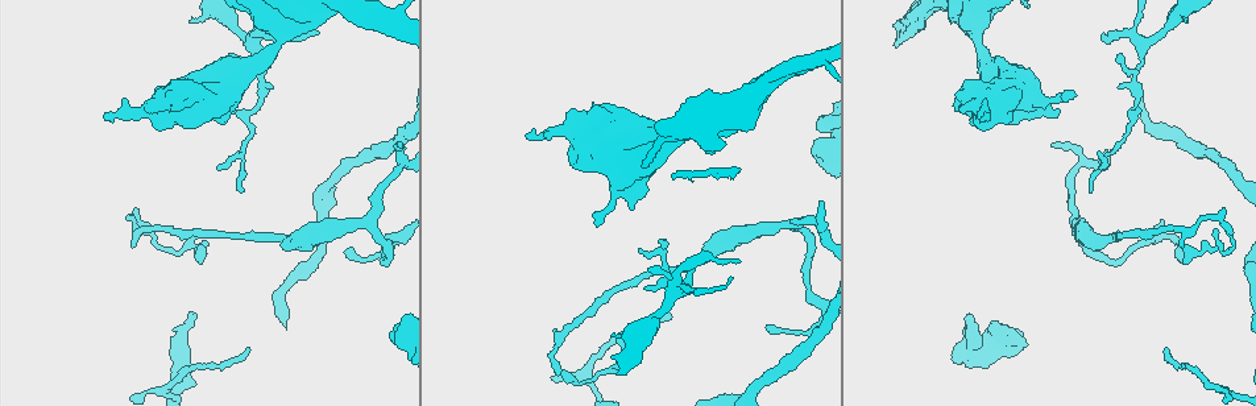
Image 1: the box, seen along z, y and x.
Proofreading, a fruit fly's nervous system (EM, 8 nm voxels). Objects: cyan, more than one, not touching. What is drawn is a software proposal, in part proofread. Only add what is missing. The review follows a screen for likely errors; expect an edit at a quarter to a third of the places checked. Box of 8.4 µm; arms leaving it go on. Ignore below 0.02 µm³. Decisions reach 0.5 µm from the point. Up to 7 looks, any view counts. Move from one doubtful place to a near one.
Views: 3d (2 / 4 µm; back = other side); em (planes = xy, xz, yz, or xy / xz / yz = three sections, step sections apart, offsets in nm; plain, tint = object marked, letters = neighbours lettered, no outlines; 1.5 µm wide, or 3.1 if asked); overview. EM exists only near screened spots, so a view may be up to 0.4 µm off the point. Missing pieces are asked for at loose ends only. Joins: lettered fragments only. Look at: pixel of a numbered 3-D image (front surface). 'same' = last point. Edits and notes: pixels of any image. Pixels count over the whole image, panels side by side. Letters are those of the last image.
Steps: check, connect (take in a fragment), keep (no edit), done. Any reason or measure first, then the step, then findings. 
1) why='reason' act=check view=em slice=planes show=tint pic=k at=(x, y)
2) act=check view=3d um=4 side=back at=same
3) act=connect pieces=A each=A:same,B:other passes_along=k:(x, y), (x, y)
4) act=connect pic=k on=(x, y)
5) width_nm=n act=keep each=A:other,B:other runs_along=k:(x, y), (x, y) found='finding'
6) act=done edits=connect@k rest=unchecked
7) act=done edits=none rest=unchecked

why='tapers out' act=check view=em slice=planes show=letters pic=1 at=(319, 33)

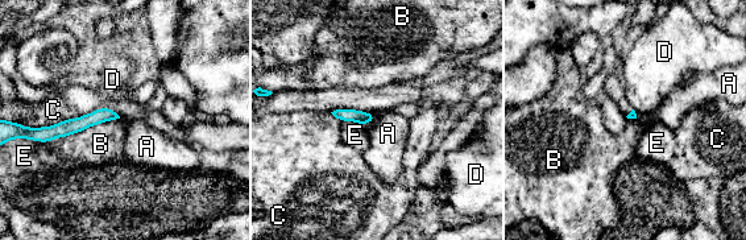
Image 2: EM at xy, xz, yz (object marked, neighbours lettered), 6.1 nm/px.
act=keep each=A:other,B:other,C:other,D:other,E:other runs_along=2:(112, 115), (46, 131) found='none of them fits'

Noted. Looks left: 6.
why='free end' act=check view=em slice=planes show=letters pic=1 at=(1075, 96)

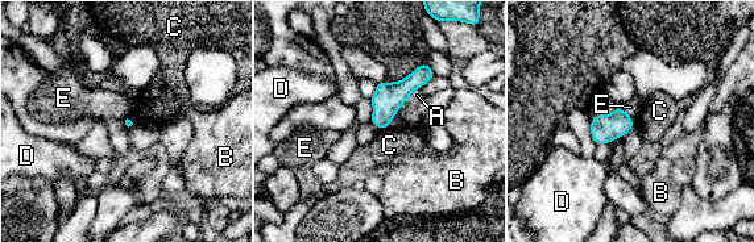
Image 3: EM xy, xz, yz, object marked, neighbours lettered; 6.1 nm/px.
act=keep each=A:other,B:other,C:other,D:other,E:other border=3:(386, 126), (380, 130) found='none of them fits'

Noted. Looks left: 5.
why='an open end' act=check view=3d um=4 pic=1 at=(186, 128)

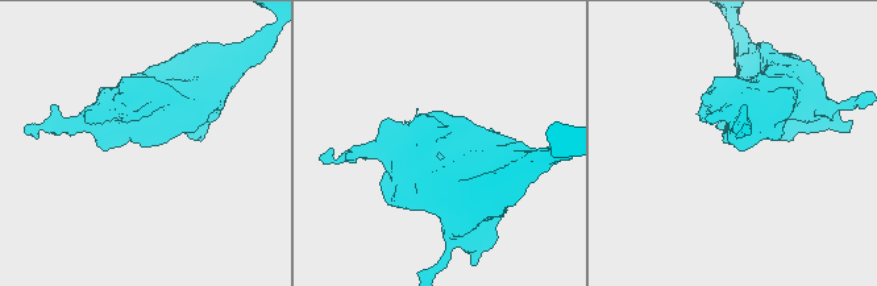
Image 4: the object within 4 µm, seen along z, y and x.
why='now the EM' act=check view=em slice=xz step=4 show=letters pic=4 at=(143, 145)

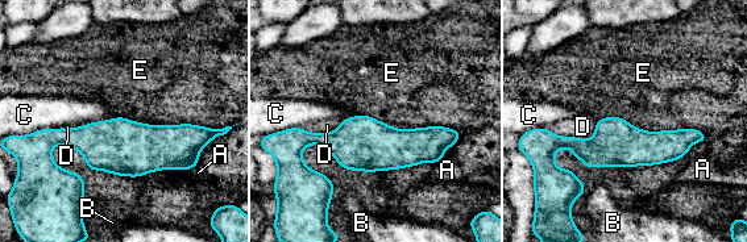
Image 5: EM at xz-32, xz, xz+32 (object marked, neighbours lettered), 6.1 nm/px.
why='another direction' act=check view=em slice=planes show=letters at=same

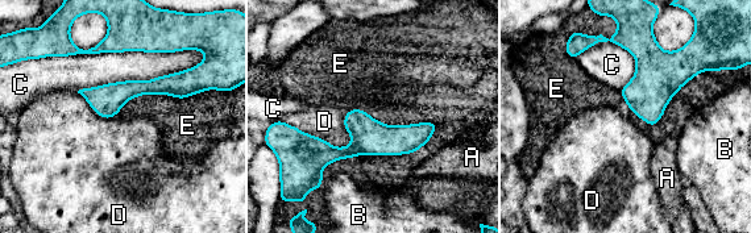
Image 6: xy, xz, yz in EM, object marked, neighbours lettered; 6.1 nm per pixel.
longest_contact=C:700nm act=keep each=A:other,B:other,C:other,D:other,E:other found='no lettered fragment goes on from it'

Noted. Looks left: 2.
act=done edits=none rest=unchecked

